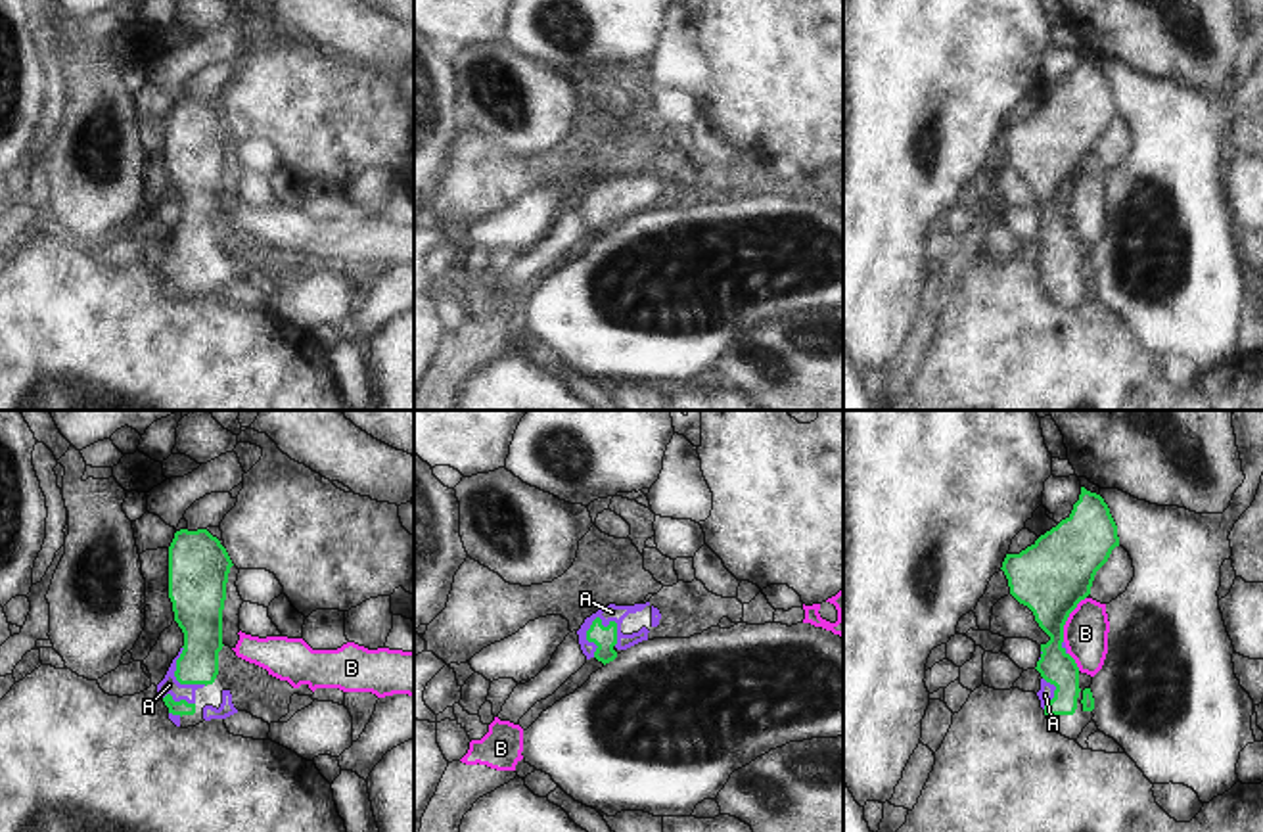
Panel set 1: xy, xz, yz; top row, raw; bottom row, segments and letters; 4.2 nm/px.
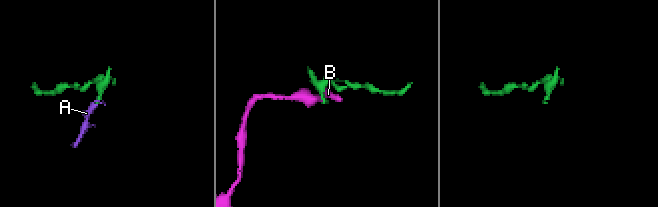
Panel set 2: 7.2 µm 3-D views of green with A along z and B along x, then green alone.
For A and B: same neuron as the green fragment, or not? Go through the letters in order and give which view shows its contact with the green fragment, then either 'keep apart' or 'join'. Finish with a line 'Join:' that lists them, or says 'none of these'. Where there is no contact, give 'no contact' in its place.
A: meets green in xz; join
B: meets green in yz; keep apart
Join: A

